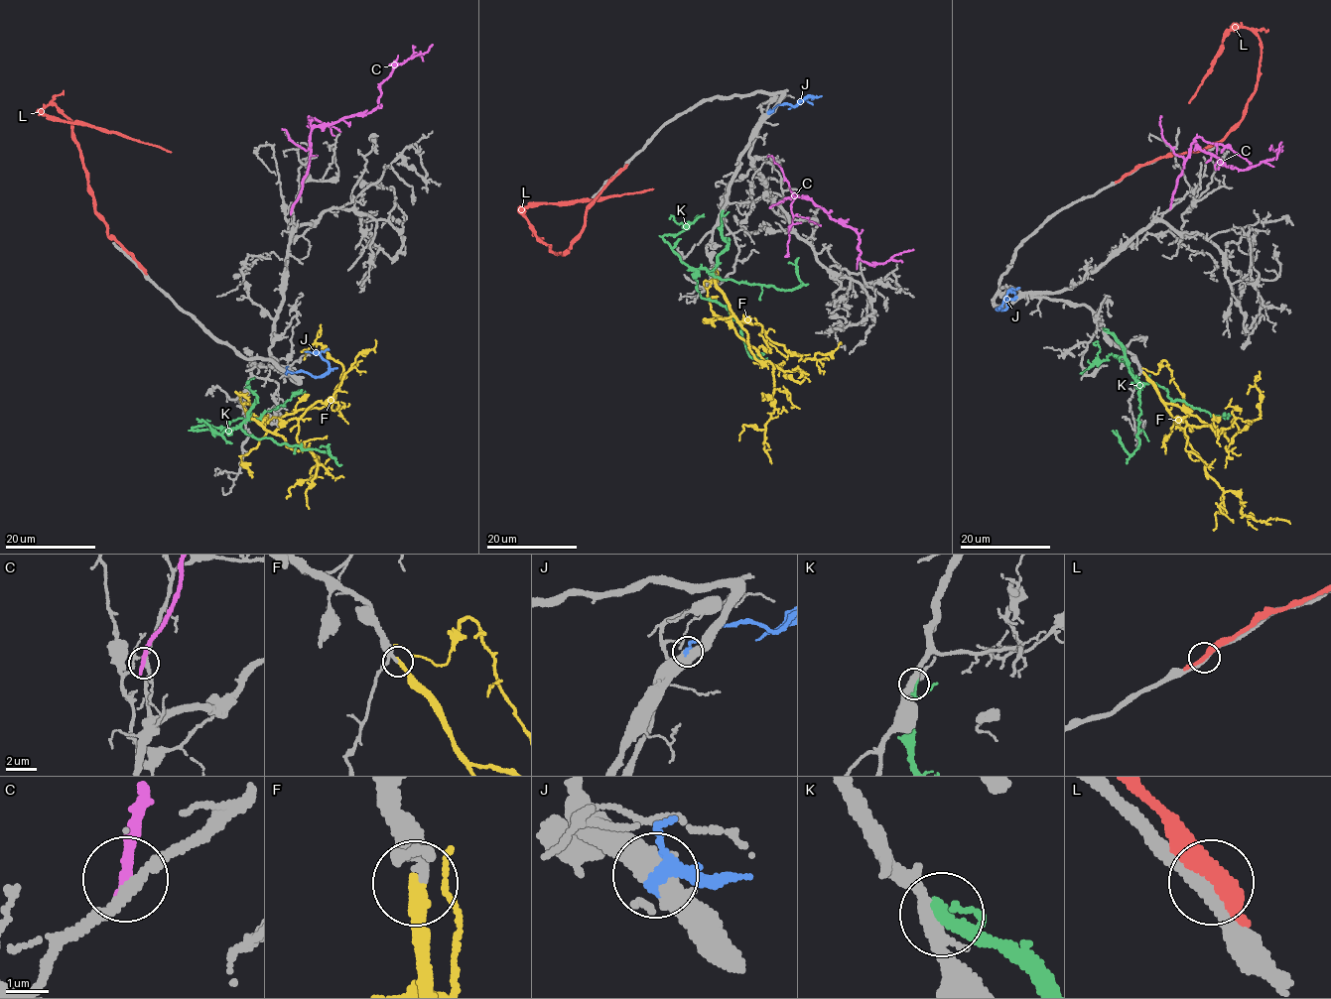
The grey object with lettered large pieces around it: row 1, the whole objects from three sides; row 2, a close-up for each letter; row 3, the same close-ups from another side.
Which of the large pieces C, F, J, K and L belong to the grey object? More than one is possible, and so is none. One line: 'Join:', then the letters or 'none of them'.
Join: F

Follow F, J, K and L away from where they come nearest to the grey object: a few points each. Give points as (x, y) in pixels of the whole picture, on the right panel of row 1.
F: (1143, 373), (1208, 474), (1225, 491), (1233, 491), (1241, 513), (1253, 518), (1251, 514), (1249, 524), (1257, 529)
J: (1014, 298), (1007, 299), (1002, 311), (998, 307), (1009, 291), (1019, 288)
K: (1104, 329), (1119, 343), (1129, 372), (1139, 382), (1136, 385), (1162, 386), (1168, 398), (1227, 418)
L: (1121, 179), (1227, 135), (1258, 80), (1257, 35), (1232, 29), (1189, 103)

